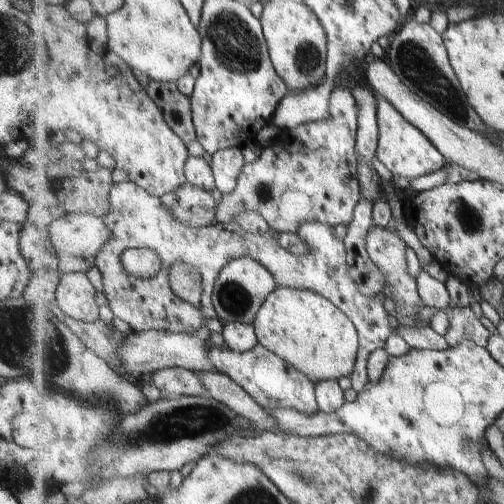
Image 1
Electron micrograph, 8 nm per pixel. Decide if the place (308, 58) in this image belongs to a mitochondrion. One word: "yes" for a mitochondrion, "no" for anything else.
yes

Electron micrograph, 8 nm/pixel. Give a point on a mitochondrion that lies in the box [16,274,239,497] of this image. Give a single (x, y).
(54, 353)

